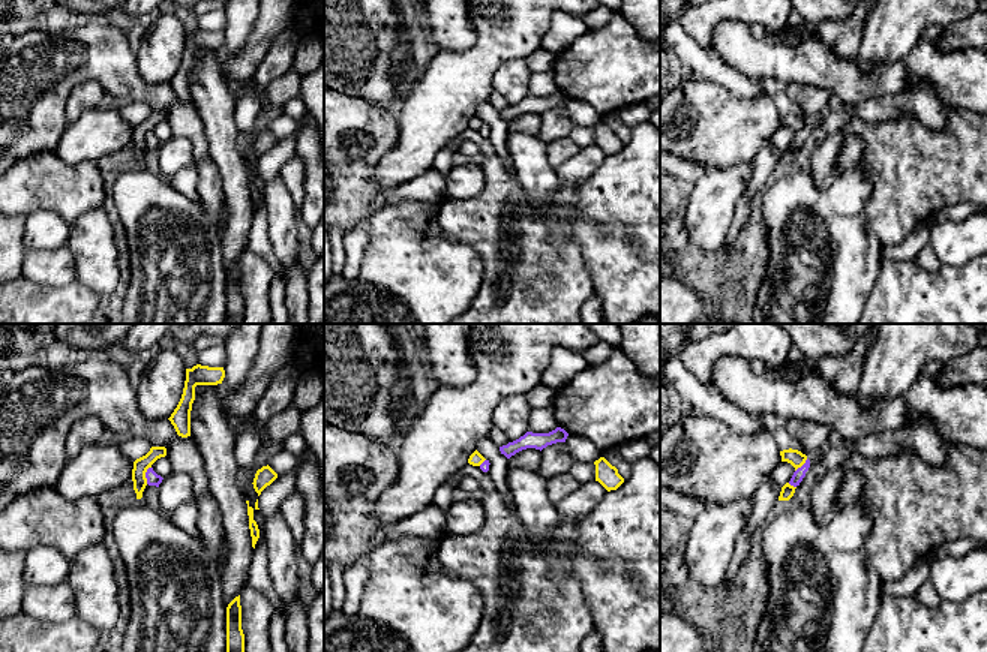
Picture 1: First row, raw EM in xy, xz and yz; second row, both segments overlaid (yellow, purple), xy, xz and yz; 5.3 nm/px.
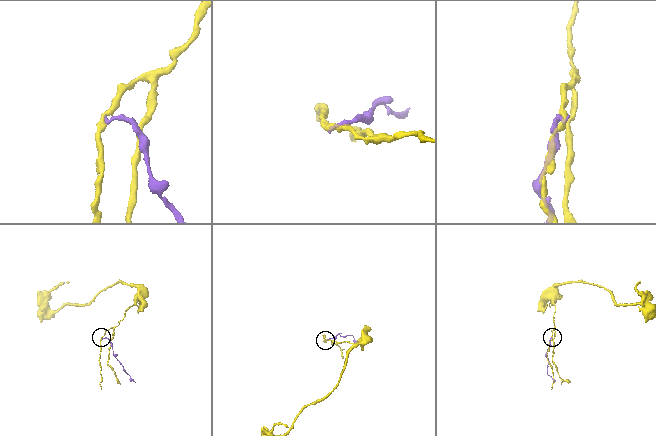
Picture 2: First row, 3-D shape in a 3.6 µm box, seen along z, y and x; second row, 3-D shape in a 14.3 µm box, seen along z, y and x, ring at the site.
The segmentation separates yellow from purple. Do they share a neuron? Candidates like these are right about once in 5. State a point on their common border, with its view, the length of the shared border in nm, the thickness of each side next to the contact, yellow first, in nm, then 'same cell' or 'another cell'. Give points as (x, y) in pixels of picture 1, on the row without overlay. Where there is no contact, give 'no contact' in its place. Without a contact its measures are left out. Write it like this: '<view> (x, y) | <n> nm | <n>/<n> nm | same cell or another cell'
xy (144, 140) | 100 nm | 80/70 nm | another cell

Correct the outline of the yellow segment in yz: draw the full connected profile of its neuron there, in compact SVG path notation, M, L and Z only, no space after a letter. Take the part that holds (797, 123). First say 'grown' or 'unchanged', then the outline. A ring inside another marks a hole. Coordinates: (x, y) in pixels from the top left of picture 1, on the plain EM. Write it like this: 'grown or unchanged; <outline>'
unchanged; M792 112L780 115L780 120L782 120L782 126L790 127L795 132L795 135L801 132L807 124L806 118Z

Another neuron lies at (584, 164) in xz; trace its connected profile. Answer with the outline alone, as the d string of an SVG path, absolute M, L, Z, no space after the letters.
M596 144L580 148L572 157L555 166L560 181L576 183L588 177L596 177L606 153Z

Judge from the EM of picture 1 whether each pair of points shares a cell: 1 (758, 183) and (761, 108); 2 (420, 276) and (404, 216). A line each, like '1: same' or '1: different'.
1: different
2: same

